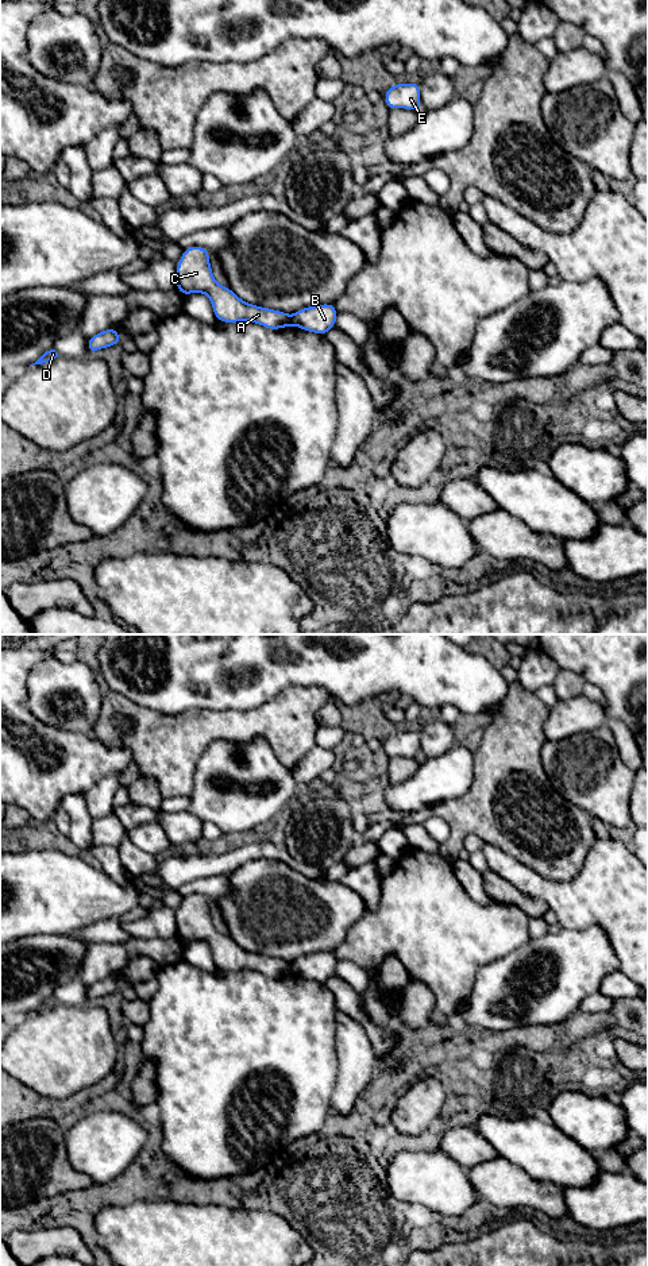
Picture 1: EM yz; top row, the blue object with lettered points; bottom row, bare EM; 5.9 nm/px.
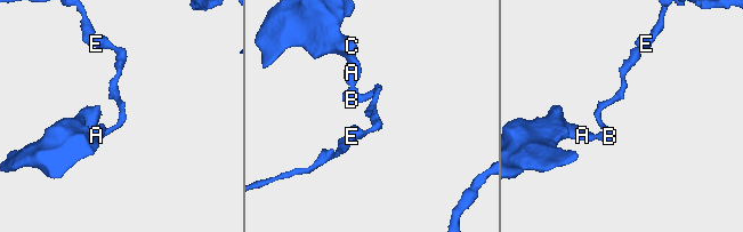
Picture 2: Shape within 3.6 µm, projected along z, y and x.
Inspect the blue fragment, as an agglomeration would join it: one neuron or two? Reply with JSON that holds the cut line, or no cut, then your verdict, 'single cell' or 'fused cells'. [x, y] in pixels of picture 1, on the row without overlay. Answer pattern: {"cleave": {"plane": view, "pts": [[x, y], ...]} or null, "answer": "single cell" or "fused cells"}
{"cleave": {"plane": "yz", "pts": [[289, 964], [292, 972]]}, "answer": "fused cells"}

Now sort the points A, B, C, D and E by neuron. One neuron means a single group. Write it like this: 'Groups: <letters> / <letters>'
Groups: A C D / B E

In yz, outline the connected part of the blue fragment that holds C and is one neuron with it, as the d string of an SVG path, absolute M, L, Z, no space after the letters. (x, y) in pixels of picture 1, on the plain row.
M200 893L184 898L177 911L178 941L185 943L205 941L211 947L215 965L223 970L250 969L267 977L292 973L292 965L285 960L244 950L230 935L219 933L212 923L209 902L209 898Z

